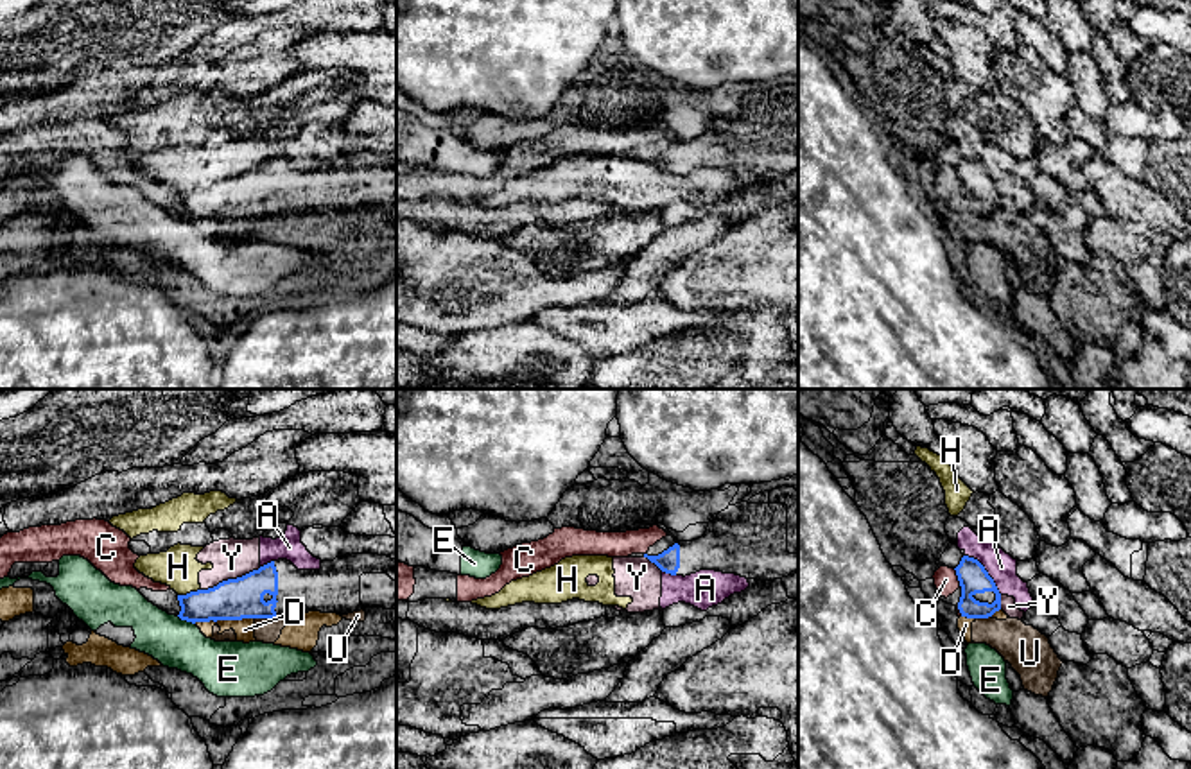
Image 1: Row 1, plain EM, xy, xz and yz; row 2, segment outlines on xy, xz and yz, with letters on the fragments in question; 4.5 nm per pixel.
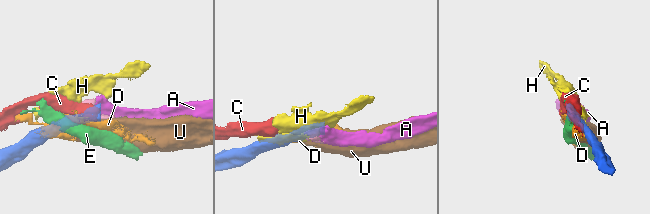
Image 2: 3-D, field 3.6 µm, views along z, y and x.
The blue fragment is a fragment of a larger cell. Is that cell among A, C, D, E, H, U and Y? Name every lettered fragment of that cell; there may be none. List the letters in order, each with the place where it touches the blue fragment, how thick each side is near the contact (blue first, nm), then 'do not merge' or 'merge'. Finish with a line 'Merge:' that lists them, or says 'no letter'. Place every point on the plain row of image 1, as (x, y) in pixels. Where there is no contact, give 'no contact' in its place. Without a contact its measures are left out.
A: yz (987, 171) | 130/140 nm | do not merge
C: yz (958, 176) | 130/110 nm | do not merge
D: xy (223, 217) | 190/90 nm | do not merge
E: xy (187, 219) | 190/220 nm | do not merge
H: xy (189, 192) | 190/180 nm | do not merge
U: xy (266, 216) | 190/110 nm | do not merge
Y: xy (230, 178) | 190/180 nm | do not merge
Merge: no letter

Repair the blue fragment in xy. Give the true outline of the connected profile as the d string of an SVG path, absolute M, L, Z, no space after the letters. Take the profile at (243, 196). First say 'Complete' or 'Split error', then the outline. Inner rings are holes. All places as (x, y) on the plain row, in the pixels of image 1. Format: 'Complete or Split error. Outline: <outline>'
Split error. Outline: M364 151L321 160L319 168L298 168L278 158L178 199L178 215L192 222L309 210L348 213L371 204L396 208L396 158Z

